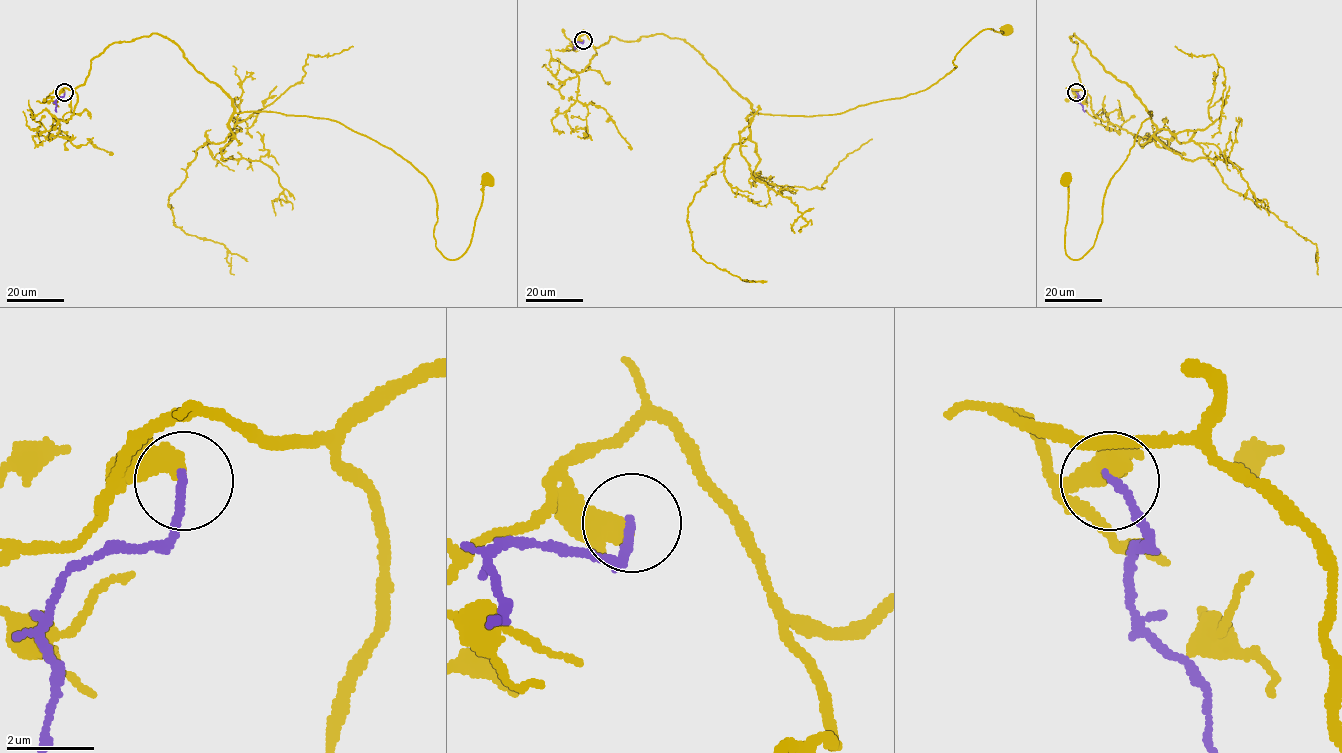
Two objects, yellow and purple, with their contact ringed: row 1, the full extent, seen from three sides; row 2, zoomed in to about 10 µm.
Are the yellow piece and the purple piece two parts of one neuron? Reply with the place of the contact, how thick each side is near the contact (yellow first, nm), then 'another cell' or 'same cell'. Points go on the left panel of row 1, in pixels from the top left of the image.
place (64, 92); calibres 500 and 180 nm; another cell

